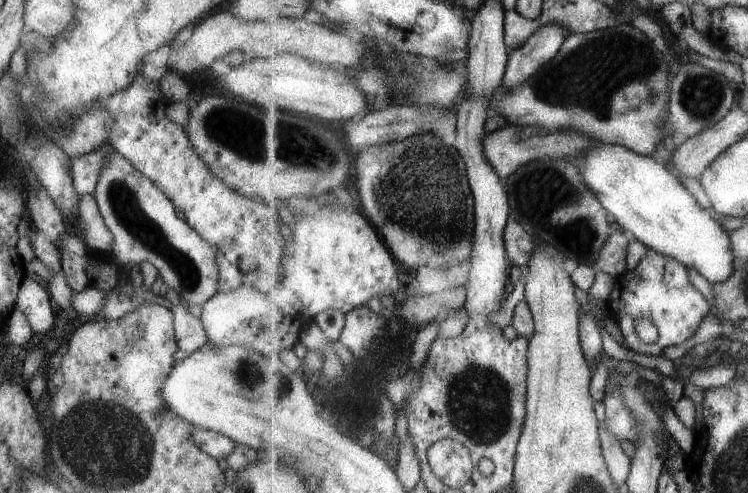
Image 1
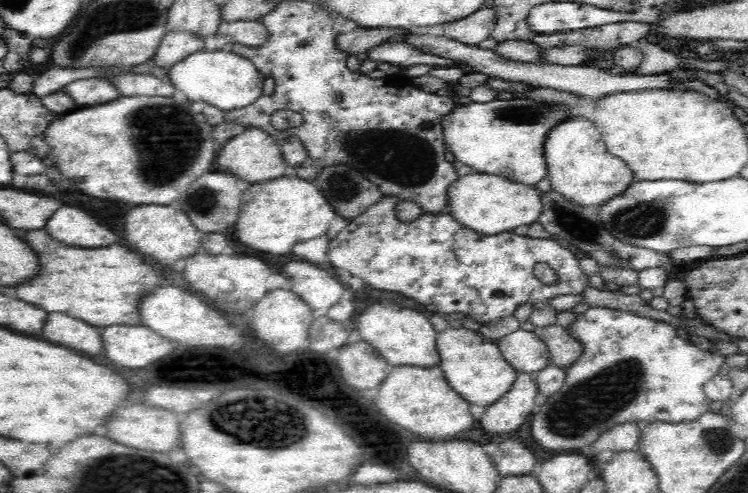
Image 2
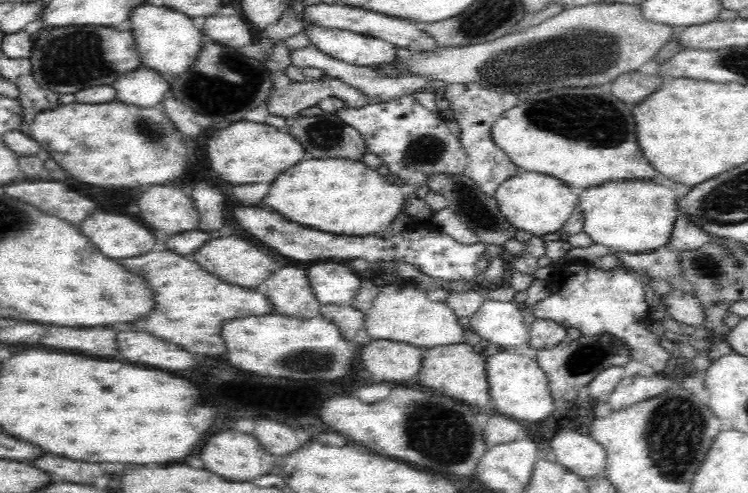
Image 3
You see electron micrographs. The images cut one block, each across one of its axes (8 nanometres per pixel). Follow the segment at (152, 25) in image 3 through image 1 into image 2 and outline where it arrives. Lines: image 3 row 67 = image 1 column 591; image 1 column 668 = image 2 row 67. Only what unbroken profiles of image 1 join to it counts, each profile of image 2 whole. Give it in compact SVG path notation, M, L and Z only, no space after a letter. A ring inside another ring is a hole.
M196 51L168 68L169 82L181 90L190 102L204 102L220 108L225 113L253 104L261 96L265 77L246 58L232 52Z

